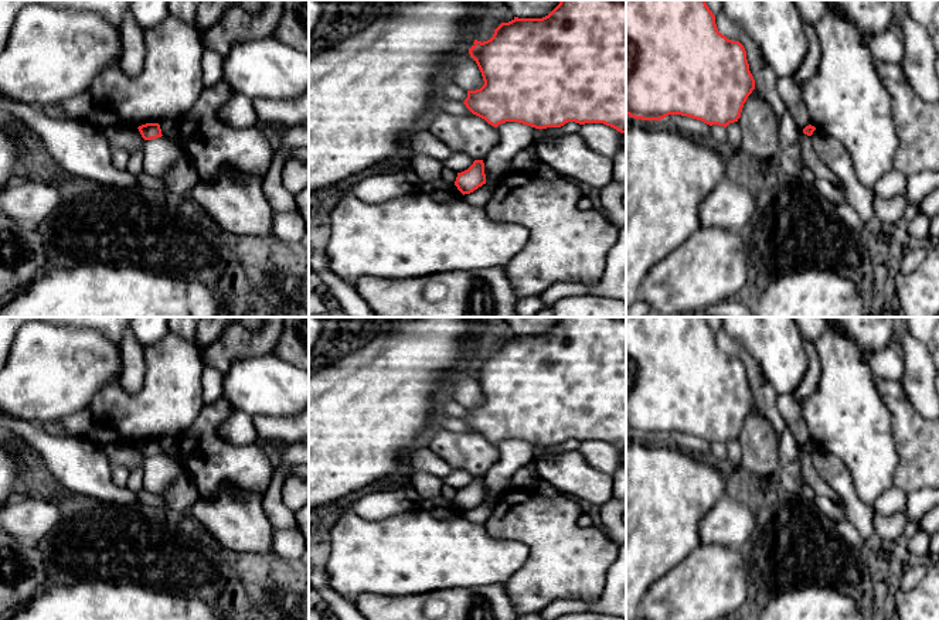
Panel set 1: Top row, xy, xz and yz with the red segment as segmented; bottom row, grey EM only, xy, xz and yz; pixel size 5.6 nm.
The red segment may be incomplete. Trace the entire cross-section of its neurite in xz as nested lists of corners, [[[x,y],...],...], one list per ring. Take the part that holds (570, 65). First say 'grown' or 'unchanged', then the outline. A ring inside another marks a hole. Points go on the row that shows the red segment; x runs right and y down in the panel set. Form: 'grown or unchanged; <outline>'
unchanged; [[[561,0],[559,4],[542,18],[518,18],[501,23],[490,40],[477,41],[469,48],[470,57],[476,61],[484,85],[476,91],[467,91],[466,108],[489,125],[497,127],[506,122],[518,122],[535,129],[561,127],[568,122],[579,125],[603,123],[626,133],[626,0]]]

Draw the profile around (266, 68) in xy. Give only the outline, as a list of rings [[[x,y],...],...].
[[[275,37],[246,40],[222,57],[222,79],[249,99],[295,99],[309,89],[309,55]]]

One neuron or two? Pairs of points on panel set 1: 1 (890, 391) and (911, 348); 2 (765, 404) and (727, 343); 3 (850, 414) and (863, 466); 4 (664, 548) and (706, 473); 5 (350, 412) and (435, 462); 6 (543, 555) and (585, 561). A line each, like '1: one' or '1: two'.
1: two
2: one
3: one
4: one
5: two
6: one

